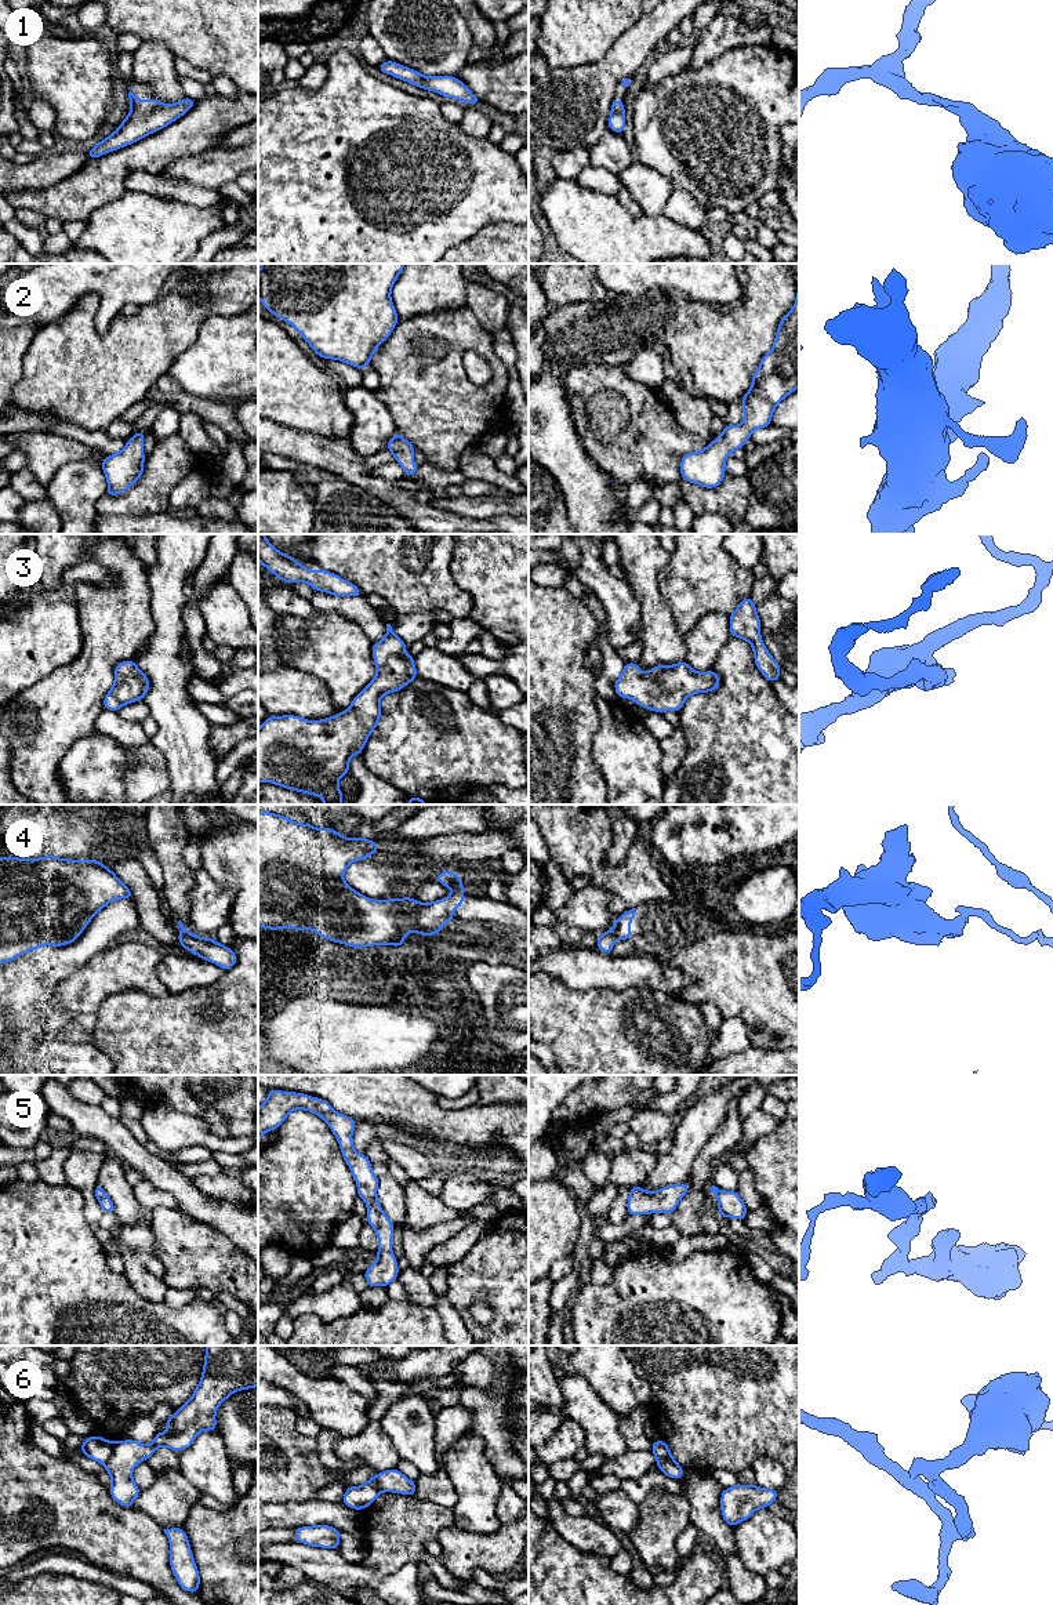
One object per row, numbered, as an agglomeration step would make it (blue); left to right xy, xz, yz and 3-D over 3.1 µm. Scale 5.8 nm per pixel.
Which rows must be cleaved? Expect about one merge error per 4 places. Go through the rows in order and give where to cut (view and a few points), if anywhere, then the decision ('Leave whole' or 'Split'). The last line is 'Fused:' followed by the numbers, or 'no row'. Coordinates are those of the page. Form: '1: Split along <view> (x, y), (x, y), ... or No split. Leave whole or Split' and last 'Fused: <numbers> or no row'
1: No split. Leave whole
2: No split. Leave whole
3: No split. Leave whole
4: Split along xz (463, 889), (453, 892). Split
5: No split. Leave whole
6: Split along yz (656, 1462), (674, 1460), (678, 1464). Split
Fused: 4, 6

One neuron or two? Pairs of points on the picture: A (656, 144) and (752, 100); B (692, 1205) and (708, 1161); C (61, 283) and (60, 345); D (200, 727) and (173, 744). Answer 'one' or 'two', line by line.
A: one
B: one
C: two
D: one

